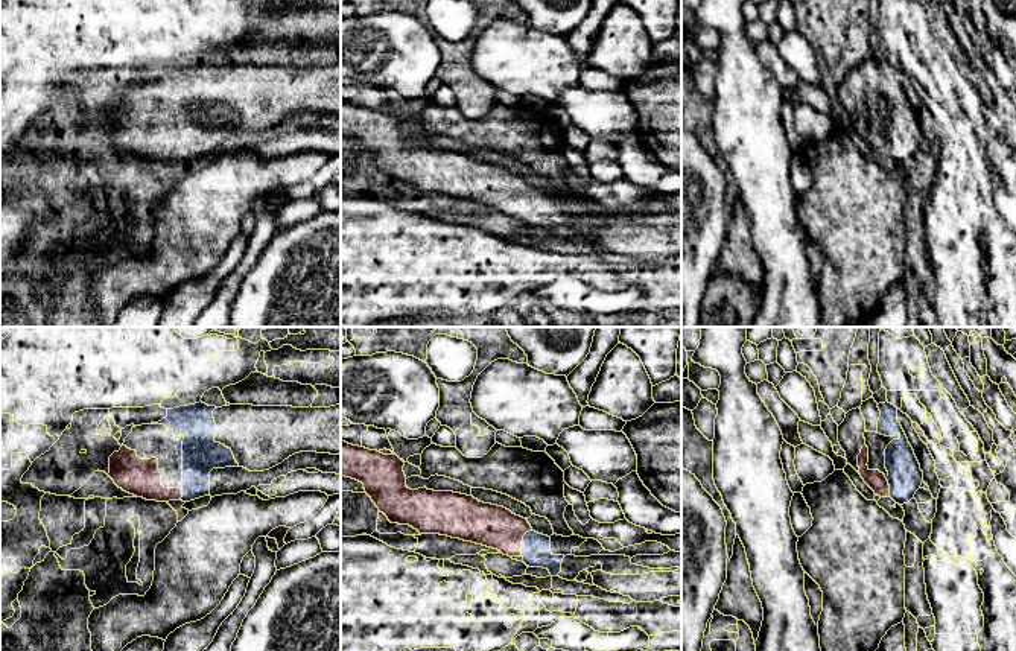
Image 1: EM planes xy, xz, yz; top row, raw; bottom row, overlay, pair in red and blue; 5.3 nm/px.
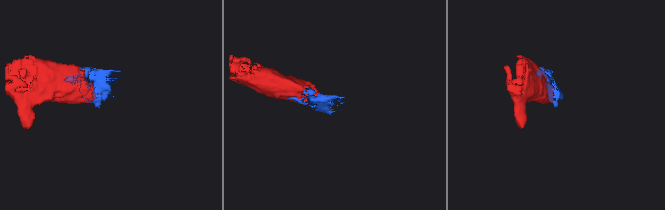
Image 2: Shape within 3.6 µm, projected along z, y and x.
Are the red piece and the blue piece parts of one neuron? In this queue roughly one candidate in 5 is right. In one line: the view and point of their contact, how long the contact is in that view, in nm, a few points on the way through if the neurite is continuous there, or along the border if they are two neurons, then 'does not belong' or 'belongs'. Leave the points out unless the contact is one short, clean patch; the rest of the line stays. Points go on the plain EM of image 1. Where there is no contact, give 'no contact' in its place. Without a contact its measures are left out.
xz (522, 201) | 160 nm | belongs

